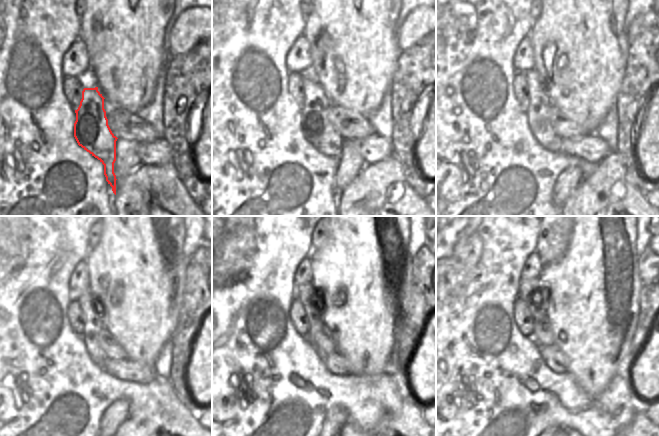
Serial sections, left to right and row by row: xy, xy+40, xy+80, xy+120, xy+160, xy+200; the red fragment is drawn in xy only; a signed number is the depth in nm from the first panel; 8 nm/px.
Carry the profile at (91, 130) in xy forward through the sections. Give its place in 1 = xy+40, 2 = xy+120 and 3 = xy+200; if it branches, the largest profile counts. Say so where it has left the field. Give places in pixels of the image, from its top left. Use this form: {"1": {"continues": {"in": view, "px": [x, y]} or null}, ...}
{"1": {"continues": {"in": "xy+40", "px": [316, 127]}}, "2": {"continues": {"in": "xy+120", "px": [92, 311]}}, "3": {"continues": {"in": "xy+200", "px": [532, 292]}}}

